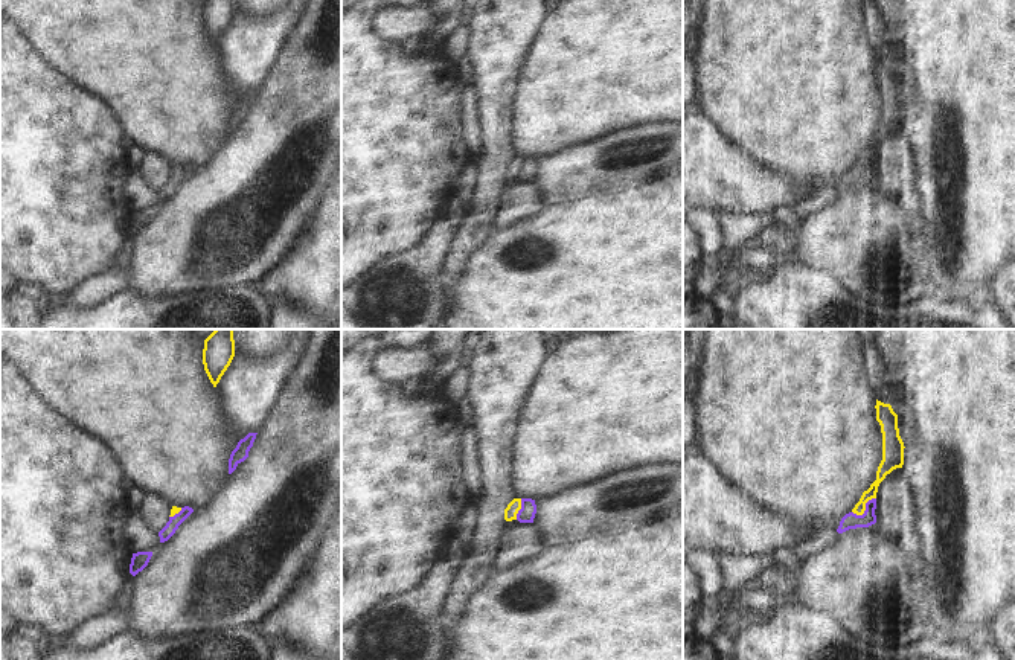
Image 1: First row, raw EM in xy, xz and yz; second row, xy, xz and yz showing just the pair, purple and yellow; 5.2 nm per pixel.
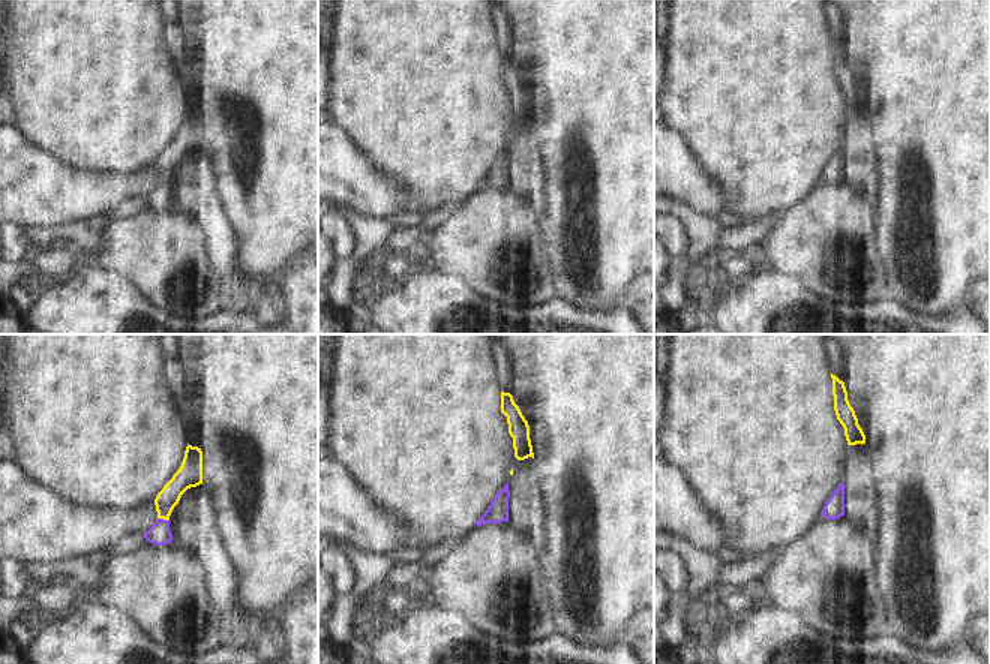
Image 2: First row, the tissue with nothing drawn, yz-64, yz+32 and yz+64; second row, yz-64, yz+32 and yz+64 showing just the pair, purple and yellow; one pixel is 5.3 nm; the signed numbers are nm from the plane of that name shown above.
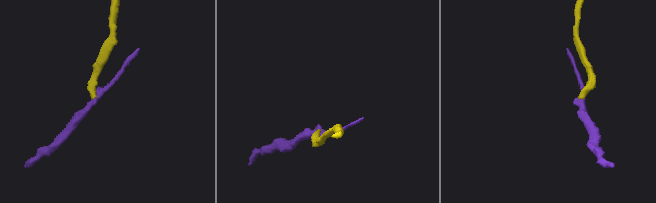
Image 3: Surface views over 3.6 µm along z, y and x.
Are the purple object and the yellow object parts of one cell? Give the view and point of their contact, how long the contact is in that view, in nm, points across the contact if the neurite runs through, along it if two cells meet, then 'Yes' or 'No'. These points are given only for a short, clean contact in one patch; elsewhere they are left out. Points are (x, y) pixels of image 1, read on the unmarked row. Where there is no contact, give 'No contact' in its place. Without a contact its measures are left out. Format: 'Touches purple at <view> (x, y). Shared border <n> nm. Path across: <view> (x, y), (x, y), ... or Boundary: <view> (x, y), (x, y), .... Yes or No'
Touches purple at yz (866, 168). Shared border 150 nm. Path across: yz (851, 179), (866, 168), (874, 144), (886, 125). Yes

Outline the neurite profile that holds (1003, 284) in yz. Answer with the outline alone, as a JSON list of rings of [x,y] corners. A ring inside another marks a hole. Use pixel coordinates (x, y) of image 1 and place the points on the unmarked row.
[[[1015,261],[1001,265],[992,279],[991,294],[1009,328],[1015,329]]]

